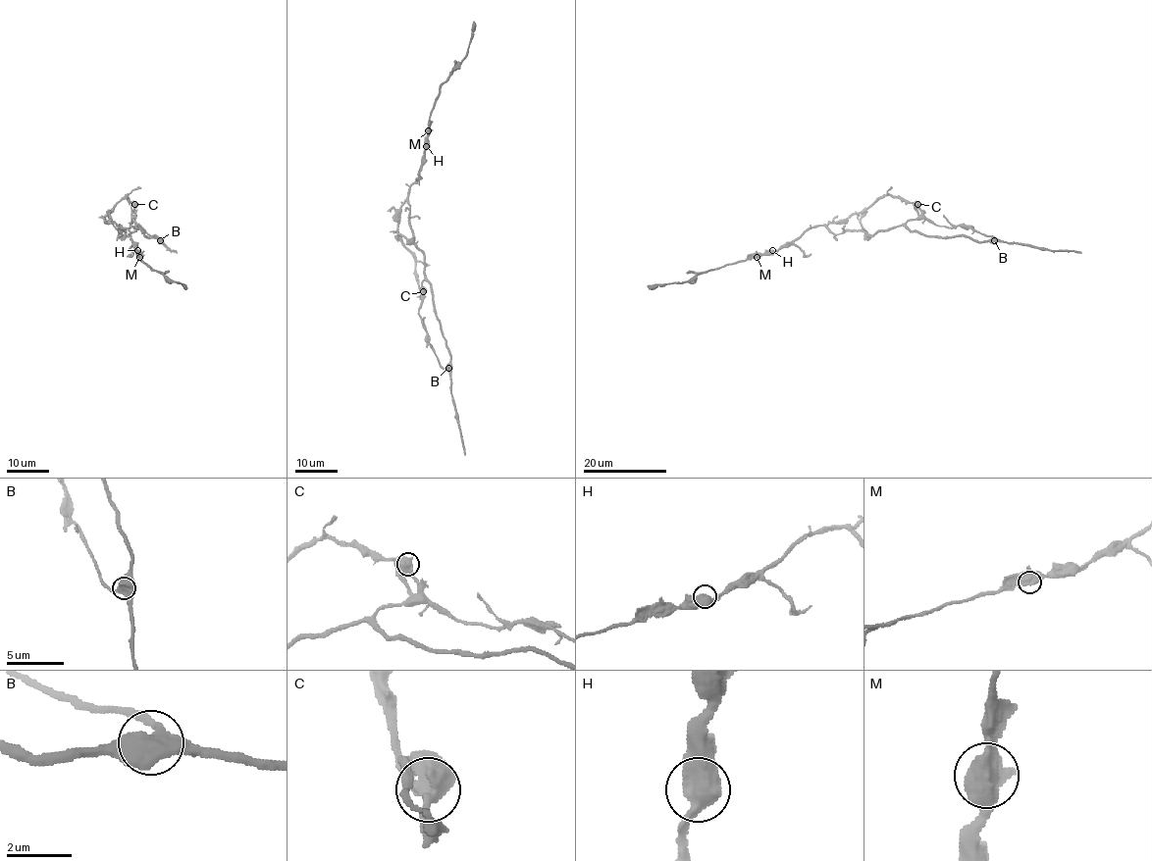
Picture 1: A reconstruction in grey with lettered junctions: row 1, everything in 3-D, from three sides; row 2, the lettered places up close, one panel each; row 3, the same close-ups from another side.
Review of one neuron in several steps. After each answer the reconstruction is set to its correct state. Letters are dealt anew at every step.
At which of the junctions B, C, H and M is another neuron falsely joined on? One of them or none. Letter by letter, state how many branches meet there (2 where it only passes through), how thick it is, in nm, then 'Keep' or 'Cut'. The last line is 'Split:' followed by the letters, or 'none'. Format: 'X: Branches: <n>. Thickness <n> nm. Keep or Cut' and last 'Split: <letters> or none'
B: Branches: 3. Thickness 500 nm. Keep
C: Branches: 3. Thickness 500 nm. Keep
H: Branches: 3. Thickness 480 nm. Keep
M: Branches: 3. Thickness 480 nm. Keep
Split: none

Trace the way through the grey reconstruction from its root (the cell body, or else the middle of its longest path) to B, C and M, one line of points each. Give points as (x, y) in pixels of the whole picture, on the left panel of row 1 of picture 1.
B: (124, 230), (129, 235), (136, 226), (146, 236), (155, 235), (160, 240)
C: (124, 230), (129, 235), (135, 229), (134, 205)
M: (124, 230), (121, 233), (120, 226), (130, 231), (139, 257)

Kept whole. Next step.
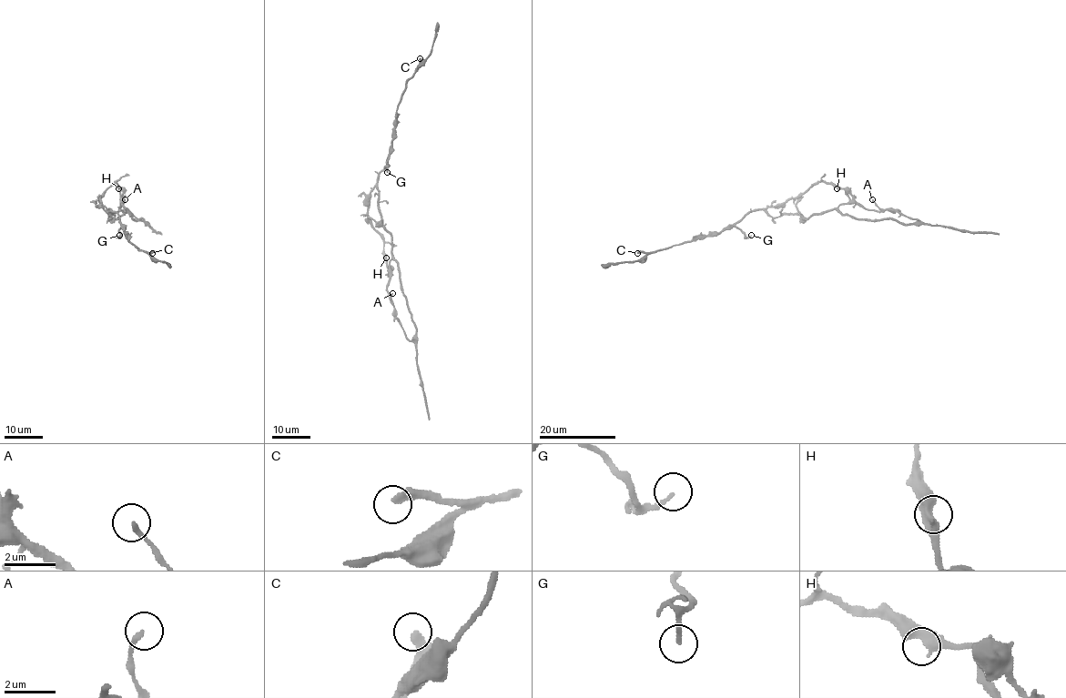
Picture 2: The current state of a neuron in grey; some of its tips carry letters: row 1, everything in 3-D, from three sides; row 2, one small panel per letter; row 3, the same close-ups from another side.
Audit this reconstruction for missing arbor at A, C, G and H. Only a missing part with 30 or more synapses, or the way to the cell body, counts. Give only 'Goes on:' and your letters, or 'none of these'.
Goes on: none of these

